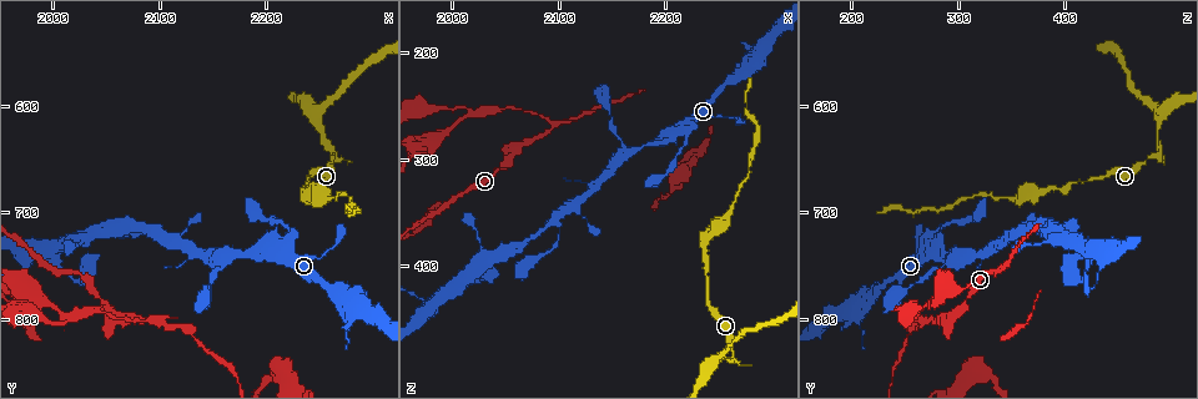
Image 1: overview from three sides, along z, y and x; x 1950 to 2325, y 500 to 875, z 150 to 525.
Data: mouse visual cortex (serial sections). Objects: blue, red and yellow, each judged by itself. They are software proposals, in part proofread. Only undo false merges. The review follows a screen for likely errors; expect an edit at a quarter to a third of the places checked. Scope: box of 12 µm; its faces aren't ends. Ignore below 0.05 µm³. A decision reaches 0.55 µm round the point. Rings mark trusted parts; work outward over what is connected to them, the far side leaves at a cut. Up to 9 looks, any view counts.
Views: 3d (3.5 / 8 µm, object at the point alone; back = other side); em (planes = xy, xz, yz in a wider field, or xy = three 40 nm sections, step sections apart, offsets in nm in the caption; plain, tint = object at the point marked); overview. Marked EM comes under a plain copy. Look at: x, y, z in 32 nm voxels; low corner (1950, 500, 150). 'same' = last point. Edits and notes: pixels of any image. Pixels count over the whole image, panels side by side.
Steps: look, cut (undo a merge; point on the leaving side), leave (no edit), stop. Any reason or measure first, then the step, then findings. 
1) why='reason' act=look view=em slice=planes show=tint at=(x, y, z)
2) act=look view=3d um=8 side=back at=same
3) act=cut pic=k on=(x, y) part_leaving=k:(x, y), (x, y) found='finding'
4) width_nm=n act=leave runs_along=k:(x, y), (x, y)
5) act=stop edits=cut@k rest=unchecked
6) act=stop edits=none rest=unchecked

why='side arm on a straight run' act=look view=3d um=3.5 at=(2222, 726, 274)

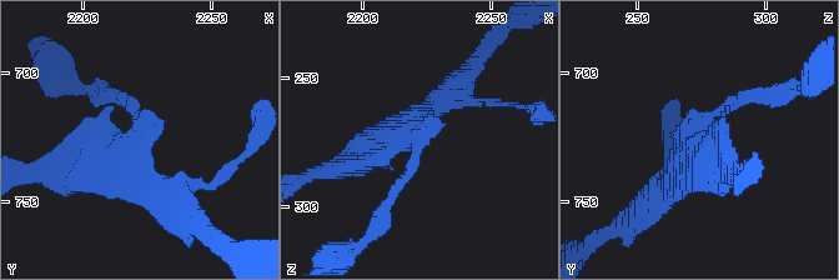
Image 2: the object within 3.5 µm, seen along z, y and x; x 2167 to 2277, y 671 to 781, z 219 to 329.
arms=3 arm_widths_nm=150,300,400 act=look view=em slice=xy step=3 show=tint at=(2220, 724, 274)

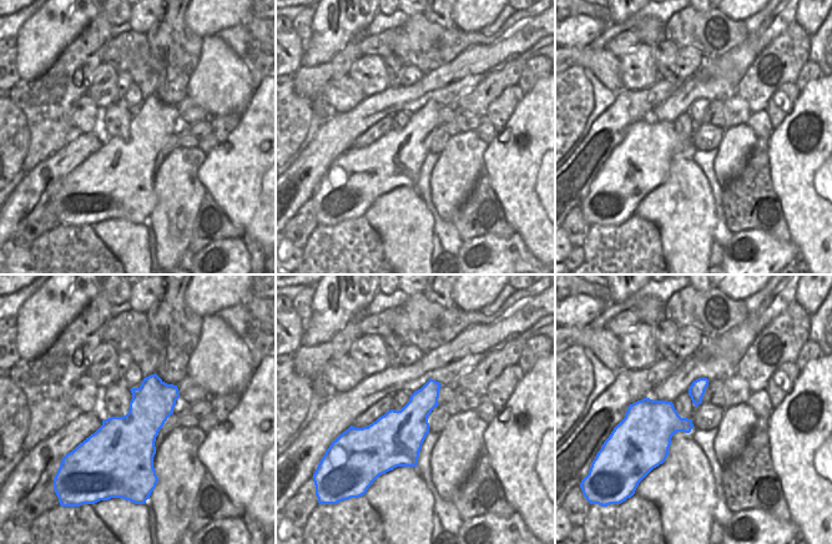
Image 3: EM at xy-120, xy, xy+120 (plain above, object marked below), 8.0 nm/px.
act=cut pic=2 on=(395, 193) part_leaving=2:(416, 156), (355, 249) found='a second cell is stuck on'

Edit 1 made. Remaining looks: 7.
why='abrupt turn' act=look view=3d um=8 at=(2094, 800, 268)

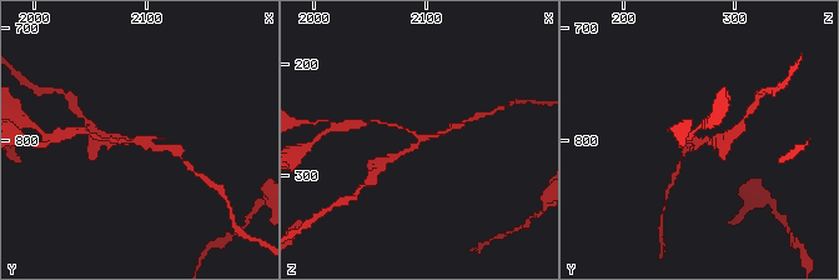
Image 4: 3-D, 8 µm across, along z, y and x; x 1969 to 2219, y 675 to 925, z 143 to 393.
why='zoom in' act=look view=3d um=3.5 at=(2094, 802, 268)

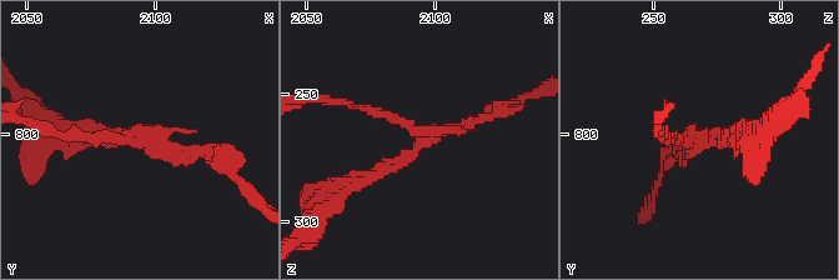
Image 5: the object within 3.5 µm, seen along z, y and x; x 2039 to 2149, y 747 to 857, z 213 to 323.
act=look view=em slice=xy step=3 show=tint at=(2096, 801, 267)

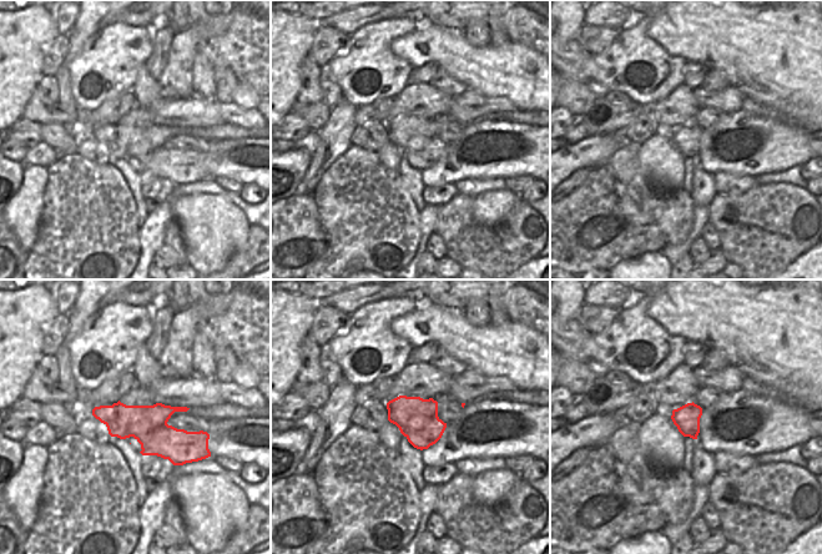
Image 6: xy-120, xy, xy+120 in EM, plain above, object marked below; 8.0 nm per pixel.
act=cut pic=5 on=(383, 114) border=6:(437, 414), (414, 412), (406, 436) found='two cells meet here'

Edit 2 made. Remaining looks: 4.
why='narrows sharply' act=look view=3d um=8 side=back at=(2100, 718, 356)

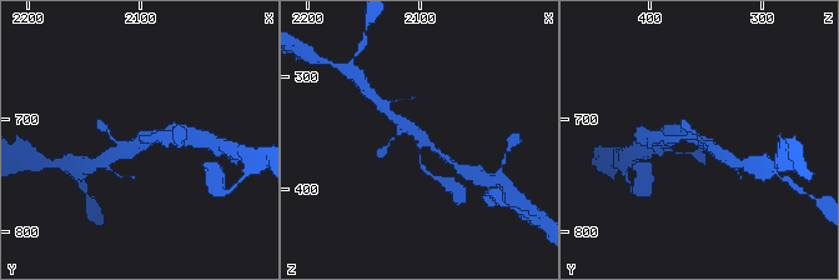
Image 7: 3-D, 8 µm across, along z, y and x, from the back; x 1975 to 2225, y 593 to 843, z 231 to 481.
why='zoom in' act=look view=3d um=3.5 at=(2096, 716, 358)

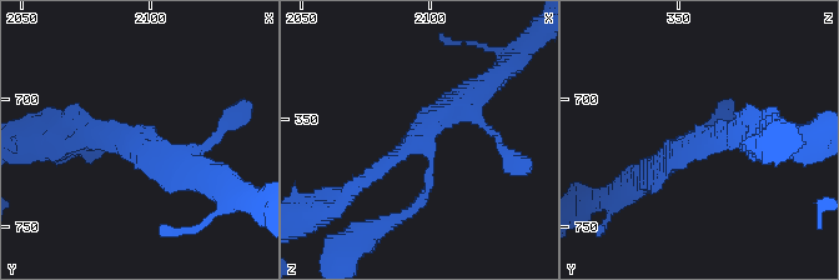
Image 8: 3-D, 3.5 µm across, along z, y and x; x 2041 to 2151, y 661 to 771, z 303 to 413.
arms=3 arm_widths_nm=150,200,300 act=look view=em slice=xy step=3 show=tint at=(2097, 718, 356)

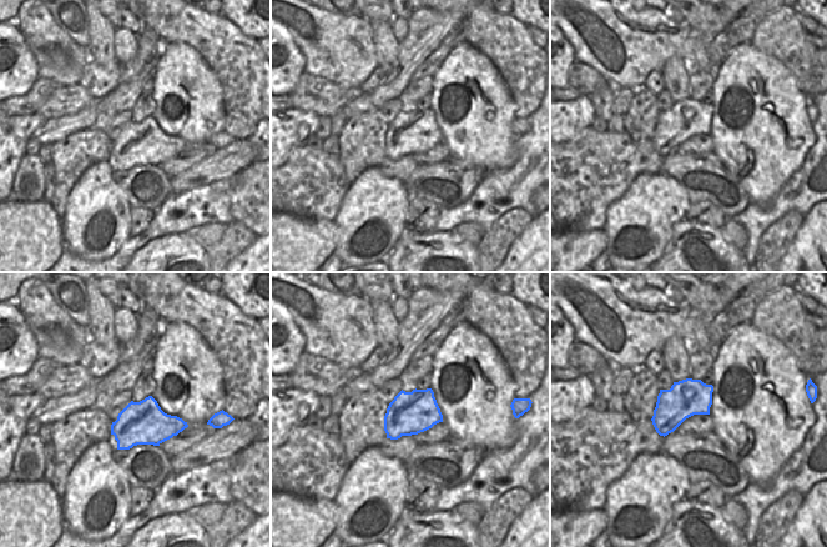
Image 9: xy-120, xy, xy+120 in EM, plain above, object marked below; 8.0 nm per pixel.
act=leave runs_along=8:(481, 85), (358, 185) found='one cell here'

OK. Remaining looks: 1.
act=stop edits=cut@2,cut@5 rest=unchecked

